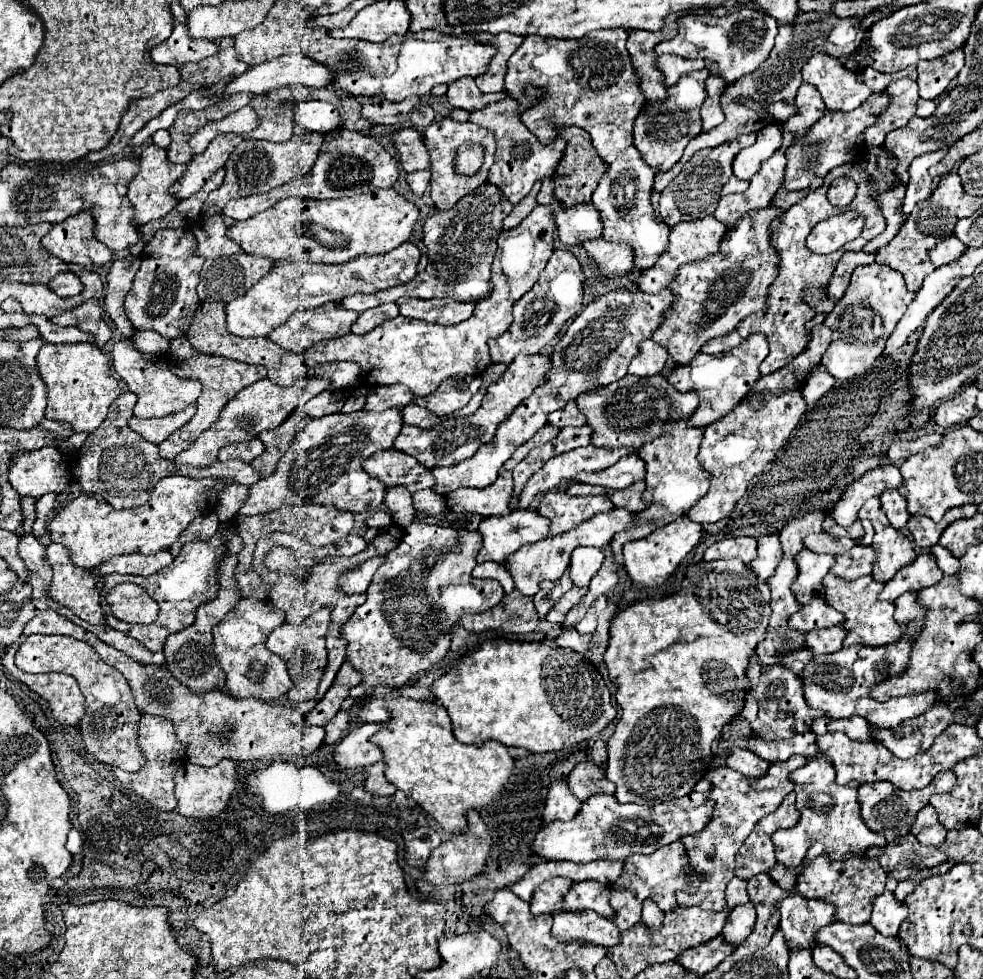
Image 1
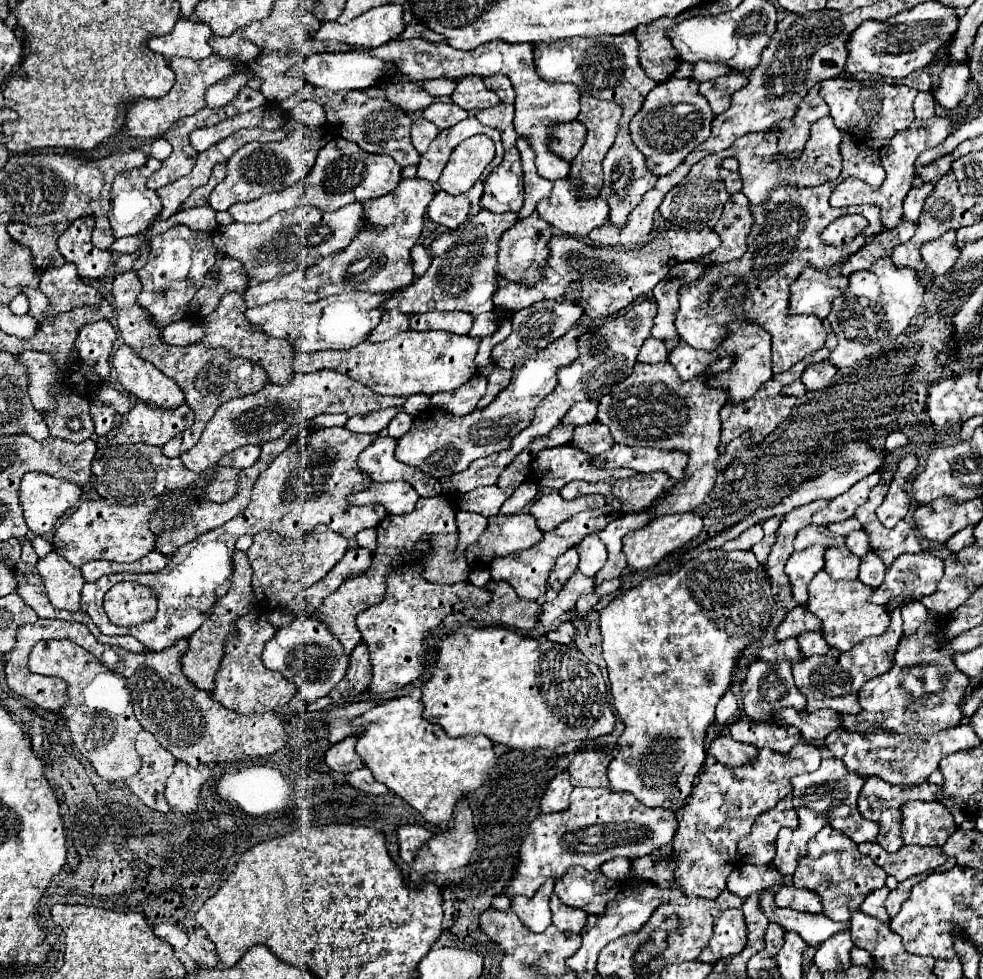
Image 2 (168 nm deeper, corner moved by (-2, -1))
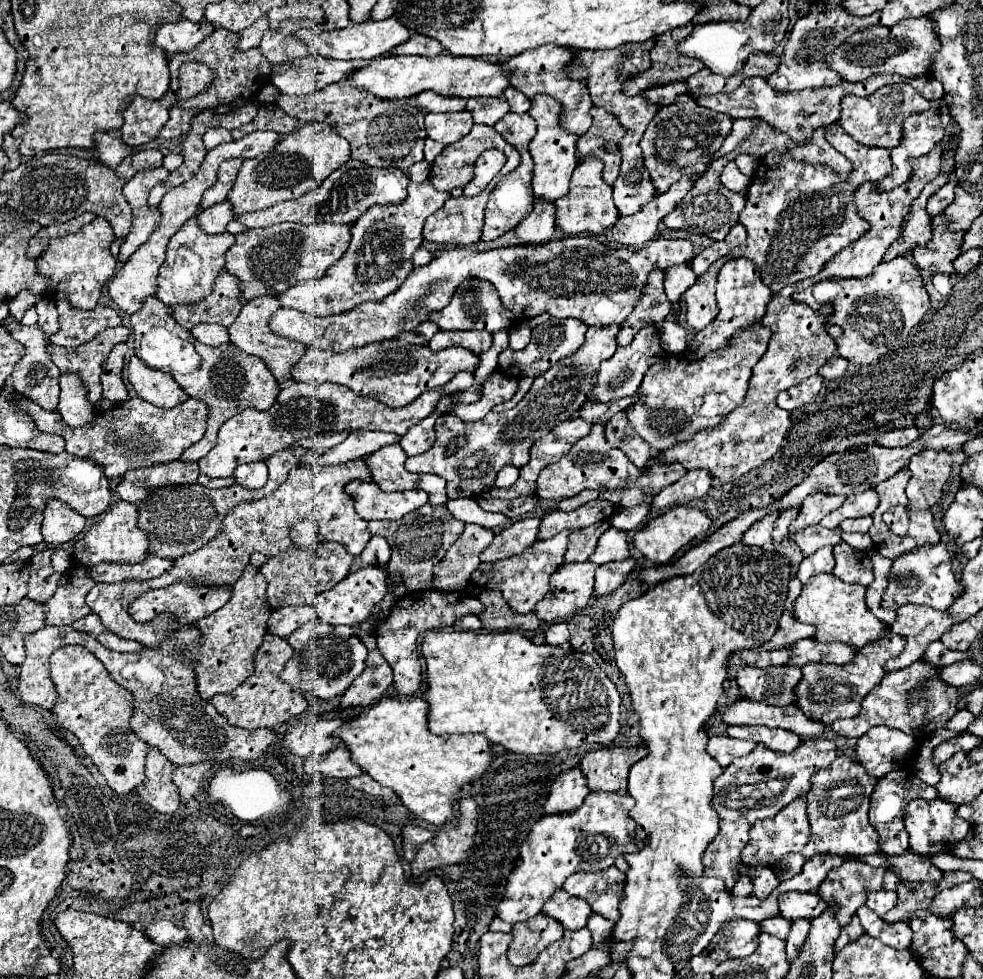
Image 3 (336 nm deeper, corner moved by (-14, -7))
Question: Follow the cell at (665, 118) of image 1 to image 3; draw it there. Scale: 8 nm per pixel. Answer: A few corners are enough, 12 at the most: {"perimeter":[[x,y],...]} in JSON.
{"perimeter":[[691,96],[663,106],[641,140],[655,196],[703,174],[731,132]]}

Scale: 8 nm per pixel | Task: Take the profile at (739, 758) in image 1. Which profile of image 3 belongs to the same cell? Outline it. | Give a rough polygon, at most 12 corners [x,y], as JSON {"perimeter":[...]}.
{"perimeter":[[709,736],[707,752],[729,766],[733,758],[747,756],[753,740]]}

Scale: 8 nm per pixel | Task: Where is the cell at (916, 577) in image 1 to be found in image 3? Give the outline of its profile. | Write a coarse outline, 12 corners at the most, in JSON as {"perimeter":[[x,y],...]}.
{"perimeter":[[945,542],[895,558],[881,606],[947,612],[963,586]]}

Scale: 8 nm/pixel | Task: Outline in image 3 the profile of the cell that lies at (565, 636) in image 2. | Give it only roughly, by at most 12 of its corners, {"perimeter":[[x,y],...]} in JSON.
{"perimeter":[[551,624],[545,642],[563,646],[569,642],[567,624]]}

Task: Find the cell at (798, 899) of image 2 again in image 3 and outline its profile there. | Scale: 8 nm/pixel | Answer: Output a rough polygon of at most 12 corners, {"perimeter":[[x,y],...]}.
{"perimeter":[[813,892],[779,896],[781,916],[813,920],[827,904]]}

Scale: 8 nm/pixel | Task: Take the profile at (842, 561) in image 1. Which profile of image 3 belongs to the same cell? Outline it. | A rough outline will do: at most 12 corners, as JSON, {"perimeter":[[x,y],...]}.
{"perimeter":[[845,542],[835,546],[833,574],[849,584],[873,582],[871,558]]}

